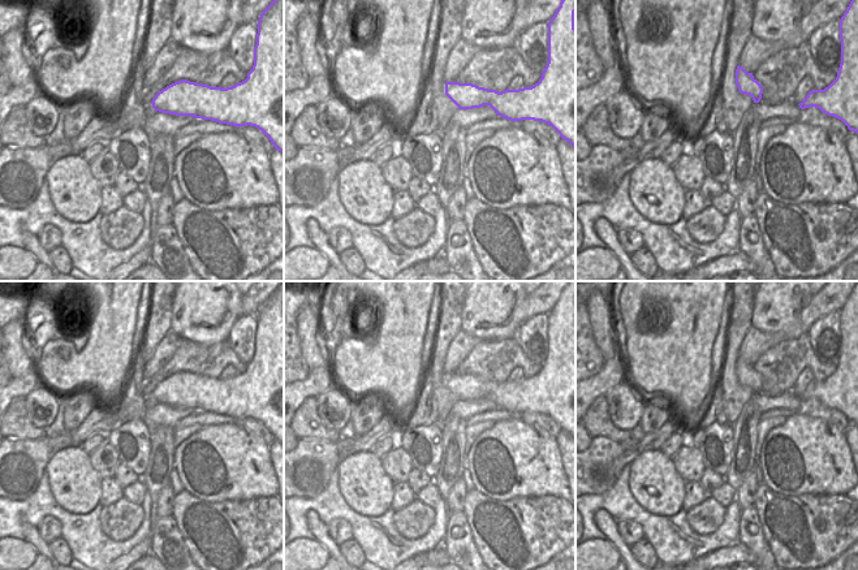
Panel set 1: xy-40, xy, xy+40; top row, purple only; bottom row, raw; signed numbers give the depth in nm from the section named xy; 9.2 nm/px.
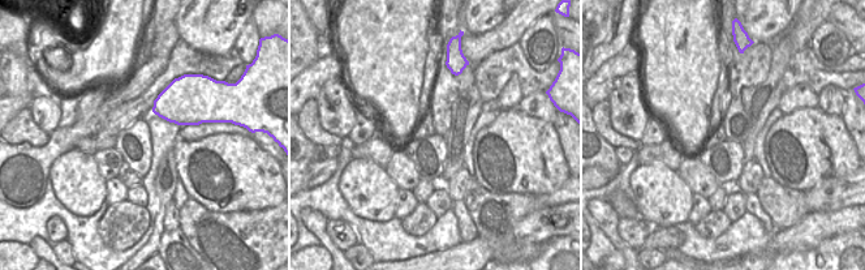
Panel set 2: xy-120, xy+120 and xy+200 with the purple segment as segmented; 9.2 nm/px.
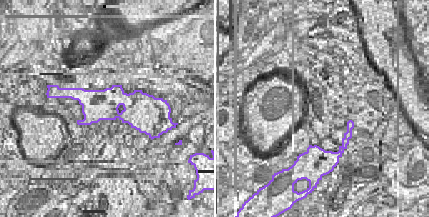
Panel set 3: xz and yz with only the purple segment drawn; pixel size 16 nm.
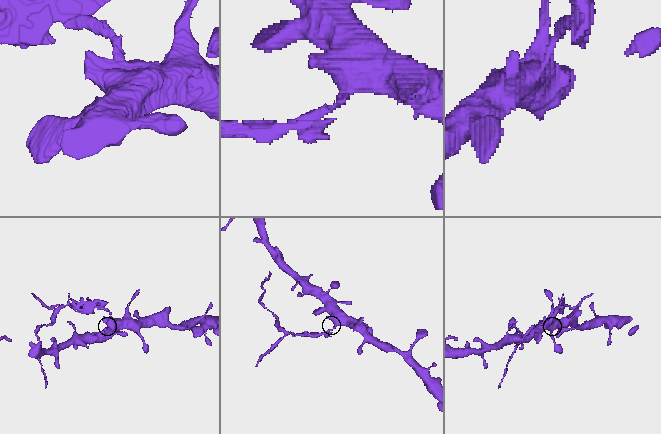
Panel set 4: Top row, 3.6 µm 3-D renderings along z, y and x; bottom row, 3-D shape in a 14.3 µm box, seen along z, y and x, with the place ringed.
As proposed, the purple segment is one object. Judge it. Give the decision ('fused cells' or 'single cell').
fused cells

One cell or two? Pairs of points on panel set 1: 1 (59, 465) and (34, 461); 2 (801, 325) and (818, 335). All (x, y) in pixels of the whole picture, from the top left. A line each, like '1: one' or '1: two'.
1: two
2: two

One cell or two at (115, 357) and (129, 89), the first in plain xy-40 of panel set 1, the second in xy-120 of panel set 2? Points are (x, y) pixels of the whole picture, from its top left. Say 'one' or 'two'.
two

